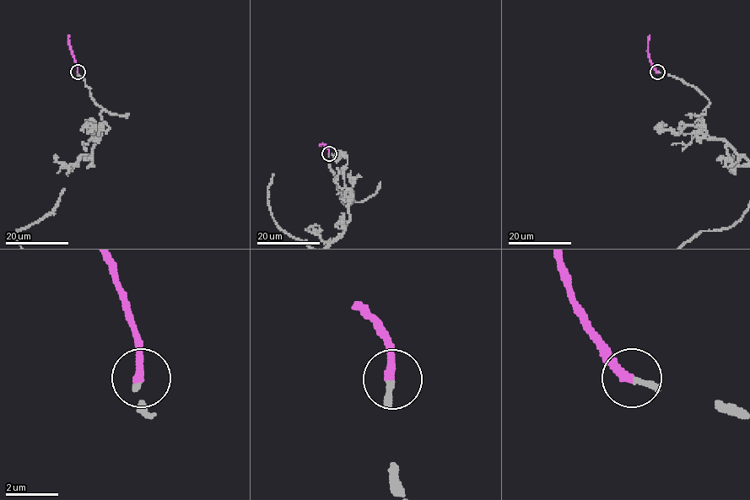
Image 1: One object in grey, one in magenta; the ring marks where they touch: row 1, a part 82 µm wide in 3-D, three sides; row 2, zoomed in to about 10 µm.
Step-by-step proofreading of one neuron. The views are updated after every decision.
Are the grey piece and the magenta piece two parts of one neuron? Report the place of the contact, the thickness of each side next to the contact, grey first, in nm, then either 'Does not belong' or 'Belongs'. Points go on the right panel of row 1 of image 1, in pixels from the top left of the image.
Place: (657, 72). Thickness 240 nm (grey) against 300 nm. Belongs

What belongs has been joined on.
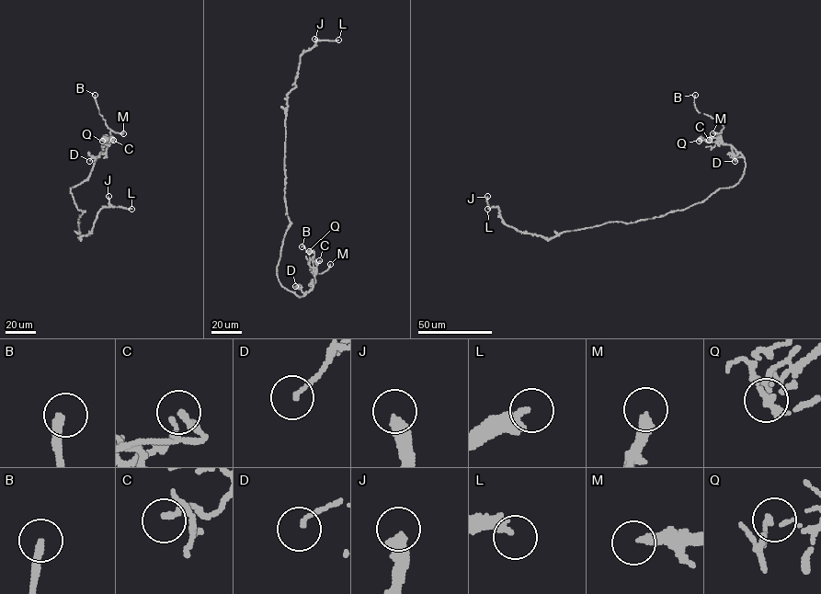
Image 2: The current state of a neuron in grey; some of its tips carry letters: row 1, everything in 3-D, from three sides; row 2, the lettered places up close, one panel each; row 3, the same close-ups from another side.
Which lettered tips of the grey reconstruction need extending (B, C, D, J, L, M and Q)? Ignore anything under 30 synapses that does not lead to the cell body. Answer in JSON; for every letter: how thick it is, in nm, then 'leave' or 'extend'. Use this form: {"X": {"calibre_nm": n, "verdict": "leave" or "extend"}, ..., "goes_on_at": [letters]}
{"B": {"calibre_nm": 280, "verdict": "extend"}, "C": {"calibre_nm": 140, "verdict": "leave"}, "D": {"calibre_nm": 130, "verdict": "leave"}, "J": {"calibre_nm": 440, "verdict": "leave"}, "L": {"calibre_nm": 240, "verdict": "extend"}, "M": {"calibre_nm": 320, "verdict": "leave"}, "Q": {"calibre_nm": 160, "verdict": "leave"}, "goes_on_at": ["B", "L"]}

